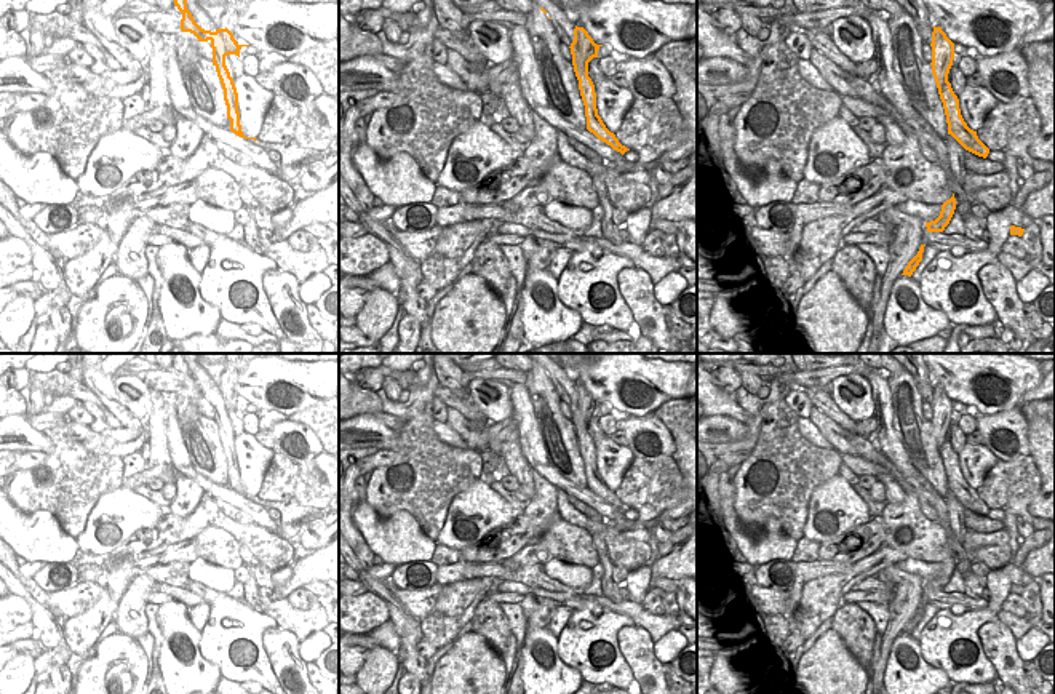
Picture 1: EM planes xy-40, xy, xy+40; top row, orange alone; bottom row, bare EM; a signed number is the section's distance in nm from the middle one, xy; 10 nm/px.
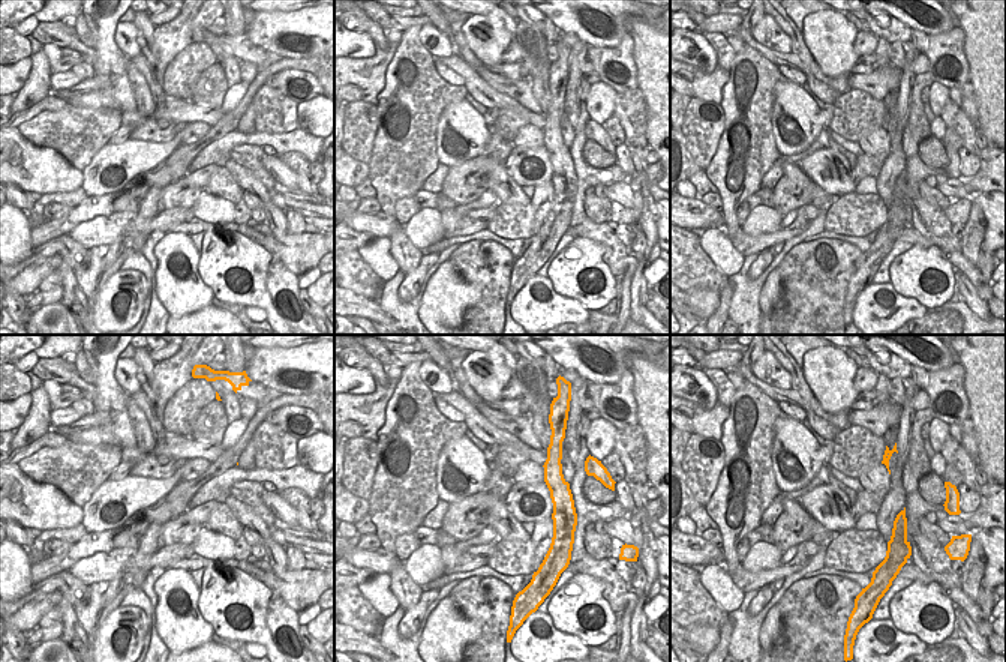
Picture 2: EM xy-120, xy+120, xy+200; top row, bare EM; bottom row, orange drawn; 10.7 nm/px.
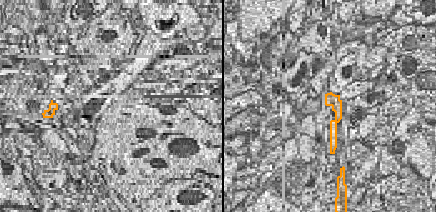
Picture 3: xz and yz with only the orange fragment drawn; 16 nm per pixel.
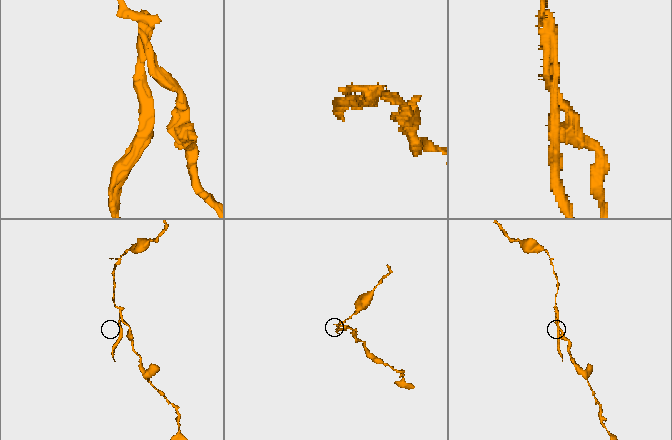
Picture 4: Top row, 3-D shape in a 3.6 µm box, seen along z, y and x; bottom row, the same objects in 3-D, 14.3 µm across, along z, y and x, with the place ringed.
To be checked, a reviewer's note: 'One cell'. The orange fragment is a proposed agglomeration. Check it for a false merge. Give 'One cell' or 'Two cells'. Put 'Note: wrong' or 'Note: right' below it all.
Two cells
Note: wrong

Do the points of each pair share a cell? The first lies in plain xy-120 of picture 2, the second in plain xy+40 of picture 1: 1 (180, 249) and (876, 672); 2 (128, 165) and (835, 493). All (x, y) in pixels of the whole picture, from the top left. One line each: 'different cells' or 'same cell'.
1: different cells
2: same cell

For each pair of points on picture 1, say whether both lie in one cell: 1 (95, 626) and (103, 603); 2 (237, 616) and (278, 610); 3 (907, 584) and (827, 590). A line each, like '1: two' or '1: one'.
1: one
2: two
3: two

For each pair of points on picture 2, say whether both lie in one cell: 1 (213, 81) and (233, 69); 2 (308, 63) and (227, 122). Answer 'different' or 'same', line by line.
1: different
2: same

